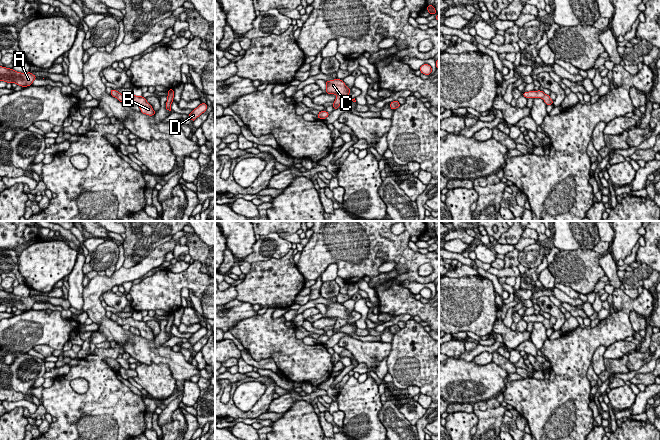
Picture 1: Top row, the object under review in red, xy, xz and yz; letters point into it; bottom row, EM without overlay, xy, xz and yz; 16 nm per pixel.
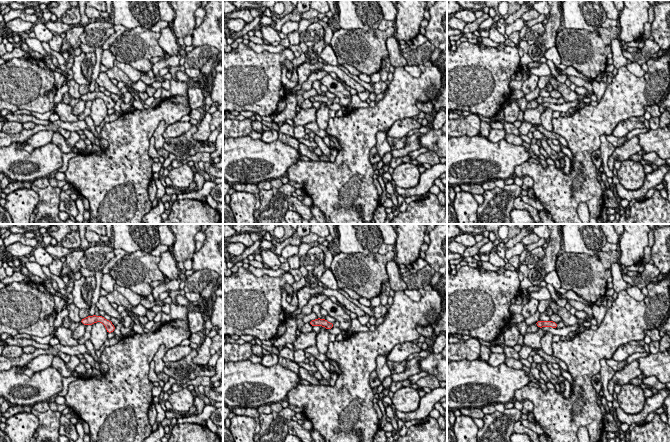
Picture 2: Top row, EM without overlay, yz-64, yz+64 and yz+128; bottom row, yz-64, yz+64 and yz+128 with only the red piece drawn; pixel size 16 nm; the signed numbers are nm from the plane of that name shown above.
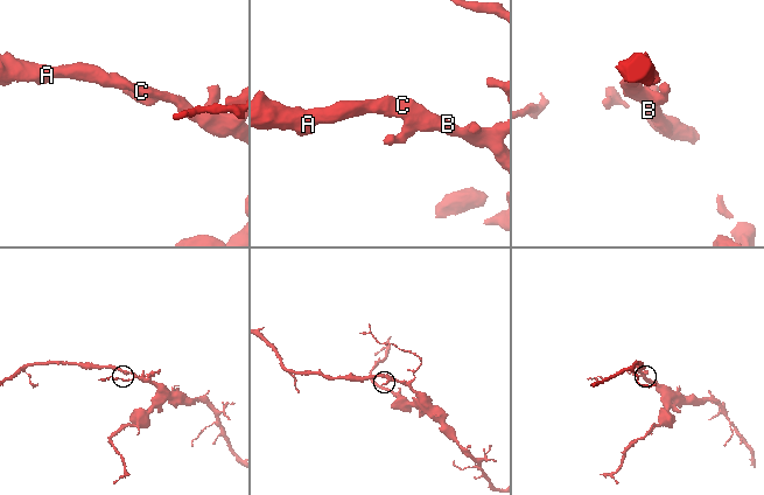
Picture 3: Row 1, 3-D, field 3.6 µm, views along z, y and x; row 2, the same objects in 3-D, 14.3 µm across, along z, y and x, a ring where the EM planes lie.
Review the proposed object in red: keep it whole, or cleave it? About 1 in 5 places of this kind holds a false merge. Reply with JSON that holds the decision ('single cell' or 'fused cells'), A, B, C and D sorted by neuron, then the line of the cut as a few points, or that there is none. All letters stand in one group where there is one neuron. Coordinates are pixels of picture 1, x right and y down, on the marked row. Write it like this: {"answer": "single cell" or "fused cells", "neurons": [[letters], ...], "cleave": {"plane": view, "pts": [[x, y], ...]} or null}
{"answer": "single cell", "neurons": [["A", "B", "C", "D"]], "cleave": null}

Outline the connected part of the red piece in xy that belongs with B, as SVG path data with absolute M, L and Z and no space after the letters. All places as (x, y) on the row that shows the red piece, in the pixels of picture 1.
M112 89L110 94L117 98L120 102L124 102L128 100L130 103L136 103L140 107L140 111L143 114L152 116L155 115L155 111L153 110L152 106L146 101L146 98L142 96L135 96L132 93L129 94L120 94L118 91Z

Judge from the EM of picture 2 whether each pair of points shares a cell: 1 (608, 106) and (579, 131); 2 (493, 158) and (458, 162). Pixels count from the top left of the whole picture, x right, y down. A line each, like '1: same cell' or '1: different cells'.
1: same cell
2: same cell

